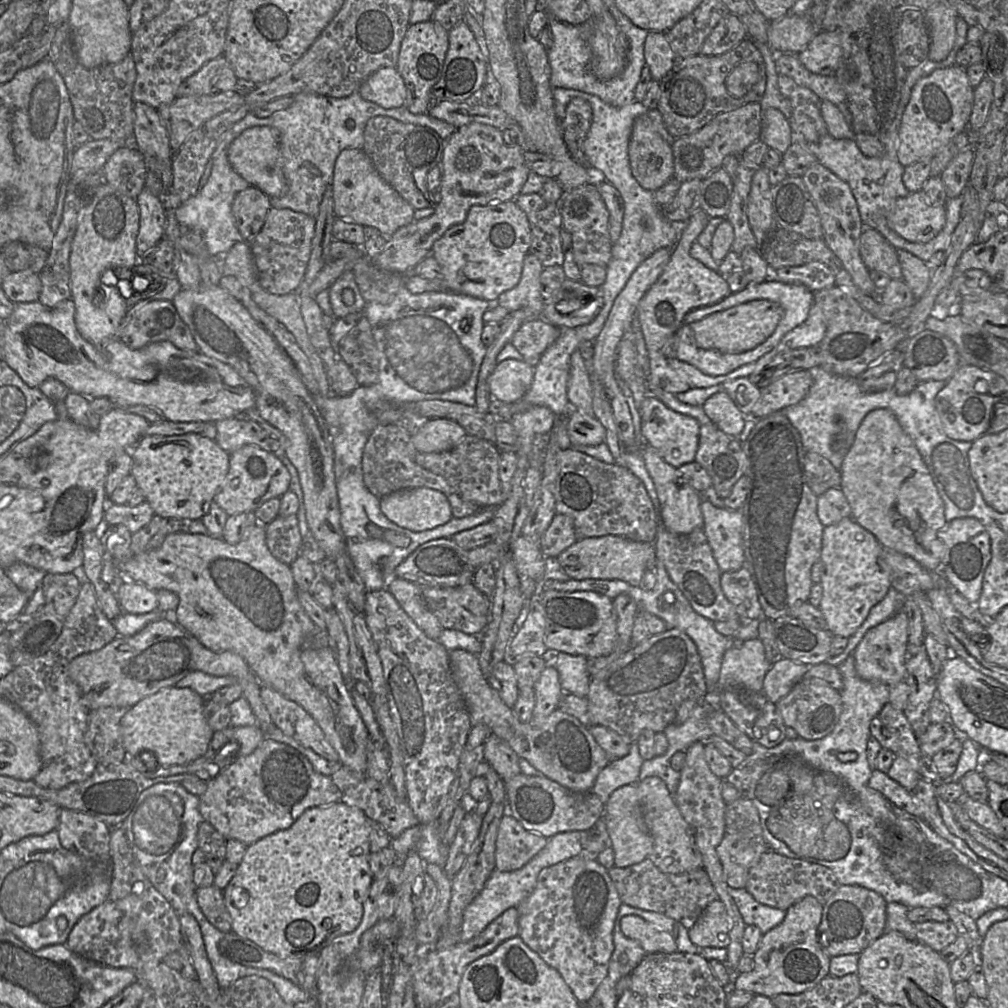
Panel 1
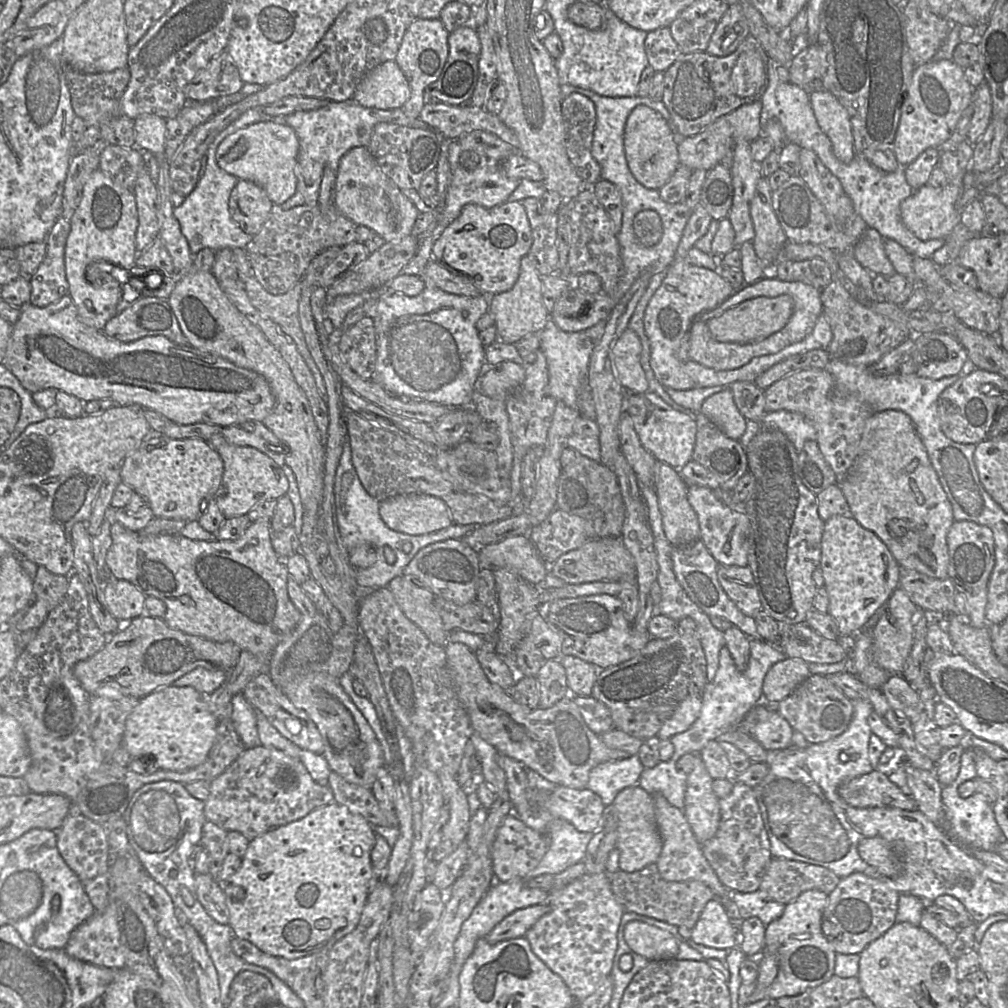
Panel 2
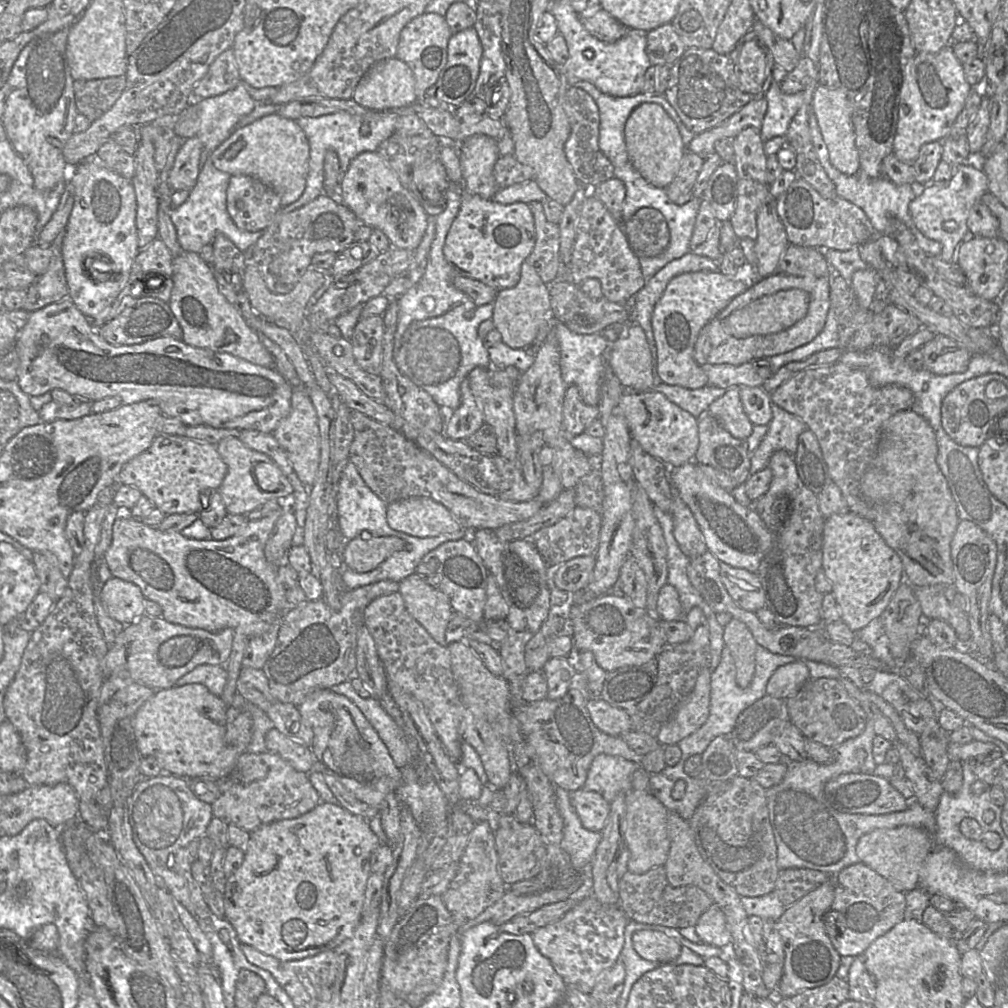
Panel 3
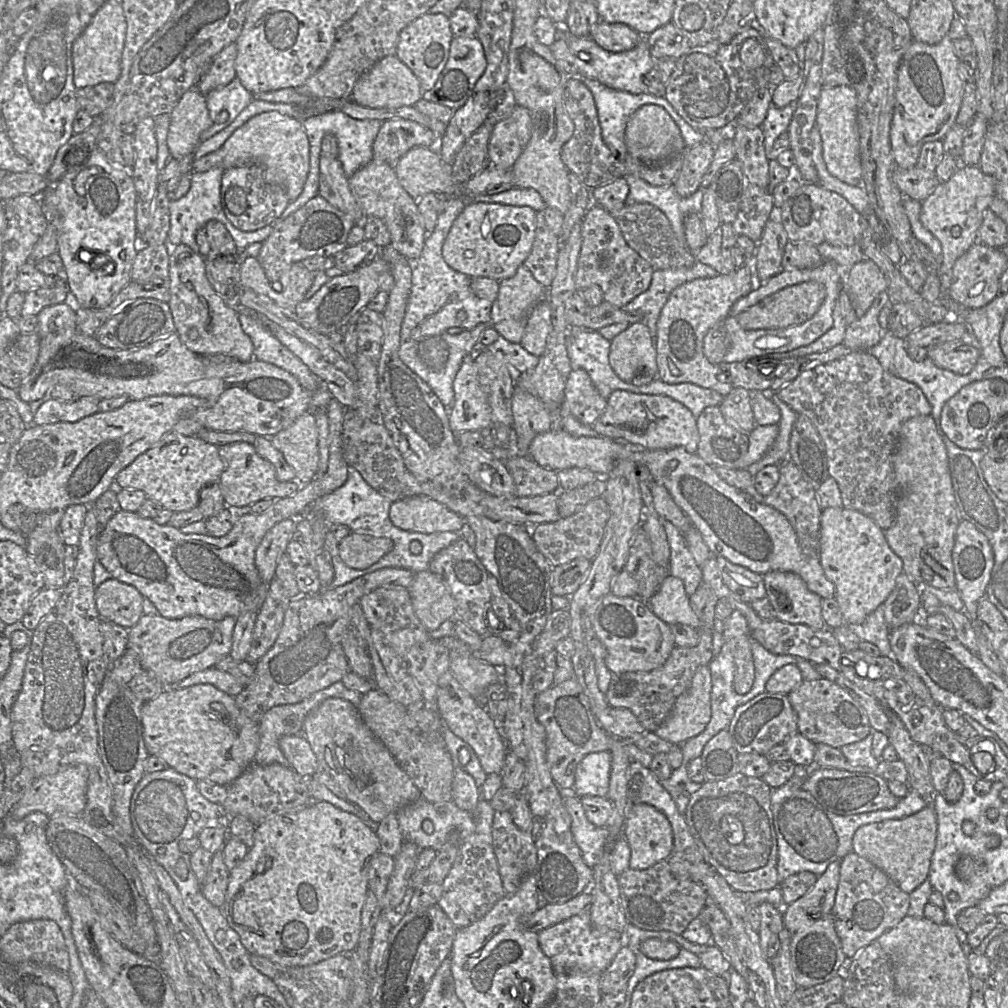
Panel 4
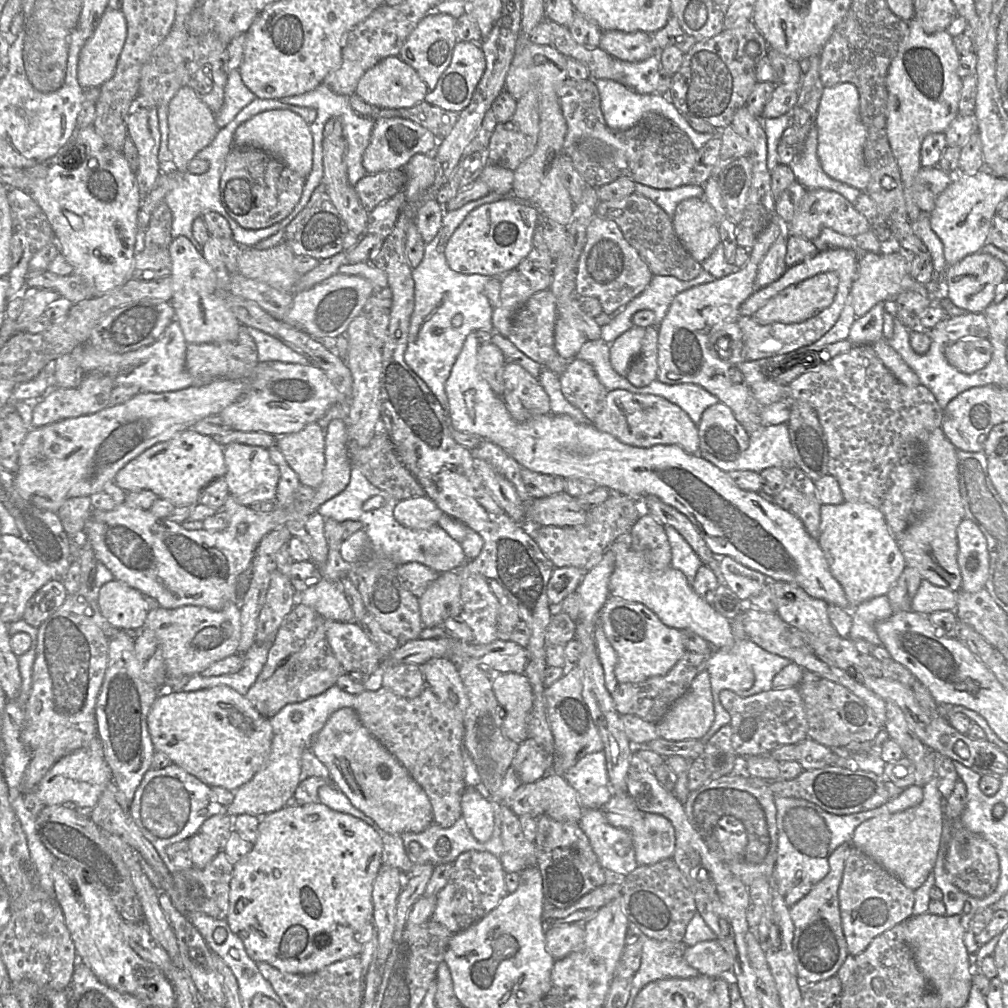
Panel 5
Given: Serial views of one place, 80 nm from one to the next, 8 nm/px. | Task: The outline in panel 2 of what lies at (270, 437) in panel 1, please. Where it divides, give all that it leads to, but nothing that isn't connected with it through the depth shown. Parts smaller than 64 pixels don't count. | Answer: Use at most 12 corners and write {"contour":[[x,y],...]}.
{"contour":[[263,422],[224,427],[233,445],[256,448],[281,468],[286,446]]}

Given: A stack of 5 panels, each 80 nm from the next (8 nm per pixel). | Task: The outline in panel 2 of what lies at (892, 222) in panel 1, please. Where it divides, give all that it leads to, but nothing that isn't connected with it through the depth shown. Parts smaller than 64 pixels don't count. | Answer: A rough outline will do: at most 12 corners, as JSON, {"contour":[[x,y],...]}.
{"contour":[[967,184],[925,185],[900,205],[922,241],[947,239],[961,222],[955,204]]}

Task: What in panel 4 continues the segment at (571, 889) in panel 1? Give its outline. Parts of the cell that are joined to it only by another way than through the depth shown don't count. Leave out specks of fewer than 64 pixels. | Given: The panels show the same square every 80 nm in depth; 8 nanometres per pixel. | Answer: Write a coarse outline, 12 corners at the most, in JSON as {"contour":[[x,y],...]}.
{"contour":[[589,907],[538,934],[555,974],[602,974],[624,932]]}

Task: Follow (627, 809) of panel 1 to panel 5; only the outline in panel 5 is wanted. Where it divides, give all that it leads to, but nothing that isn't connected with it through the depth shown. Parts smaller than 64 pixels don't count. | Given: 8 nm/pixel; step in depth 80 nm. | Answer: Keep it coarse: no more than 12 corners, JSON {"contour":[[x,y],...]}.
{"contour":[[644,813],[631,830],[639,866],[672,859],[675,829]]}

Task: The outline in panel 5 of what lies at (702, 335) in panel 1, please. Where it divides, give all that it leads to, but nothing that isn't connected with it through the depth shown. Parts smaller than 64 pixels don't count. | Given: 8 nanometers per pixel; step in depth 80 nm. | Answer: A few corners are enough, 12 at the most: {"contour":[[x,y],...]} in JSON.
{"contour":[[818,274],[784,289],[752,316],[802,322],[837,294],[838,276]]}

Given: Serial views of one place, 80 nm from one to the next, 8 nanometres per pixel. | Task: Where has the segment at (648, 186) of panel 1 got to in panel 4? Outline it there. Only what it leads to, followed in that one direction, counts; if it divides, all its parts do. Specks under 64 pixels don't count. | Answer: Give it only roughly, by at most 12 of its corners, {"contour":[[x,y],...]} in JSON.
{"contour":[[656,104],[625,127],[629,155],[661,162],[687,147],[677,124]]}

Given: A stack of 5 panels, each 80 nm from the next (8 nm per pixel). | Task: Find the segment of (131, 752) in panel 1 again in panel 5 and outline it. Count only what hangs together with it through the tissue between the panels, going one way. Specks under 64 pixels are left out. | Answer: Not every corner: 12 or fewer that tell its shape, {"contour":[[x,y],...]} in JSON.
{"contour":[[228,686],[164,691],[155,752],[229,791],[265,765],[269,719]]}

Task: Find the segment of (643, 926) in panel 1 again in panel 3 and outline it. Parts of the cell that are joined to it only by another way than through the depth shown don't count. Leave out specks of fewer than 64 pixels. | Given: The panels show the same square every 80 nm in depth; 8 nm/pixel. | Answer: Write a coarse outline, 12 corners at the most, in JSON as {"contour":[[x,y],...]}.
{"contour":[[637,931],[632,943],[643,959],[671,963],[679,942],[660,931]]}

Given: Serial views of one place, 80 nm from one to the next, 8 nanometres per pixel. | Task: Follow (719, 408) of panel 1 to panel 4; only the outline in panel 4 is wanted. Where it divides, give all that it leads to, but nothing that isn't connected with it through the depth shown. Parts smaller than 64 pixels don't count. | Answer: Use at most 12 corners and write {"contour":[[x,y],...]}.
{"contour":[[734,387],[718,406],[743,432],[756,425],[749,390]]}

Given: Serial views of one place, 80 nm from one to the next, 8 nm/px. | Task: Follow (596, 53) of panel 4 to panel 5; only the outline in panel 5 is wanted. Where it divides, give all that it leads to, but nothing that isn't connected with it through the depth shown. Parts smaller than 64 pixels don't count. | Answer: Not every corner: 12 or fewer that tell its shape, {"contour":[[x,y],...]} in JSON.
{"contour":[[659,55],[640,62],[614,60],[619,82],[639,94],[655,93]]}

